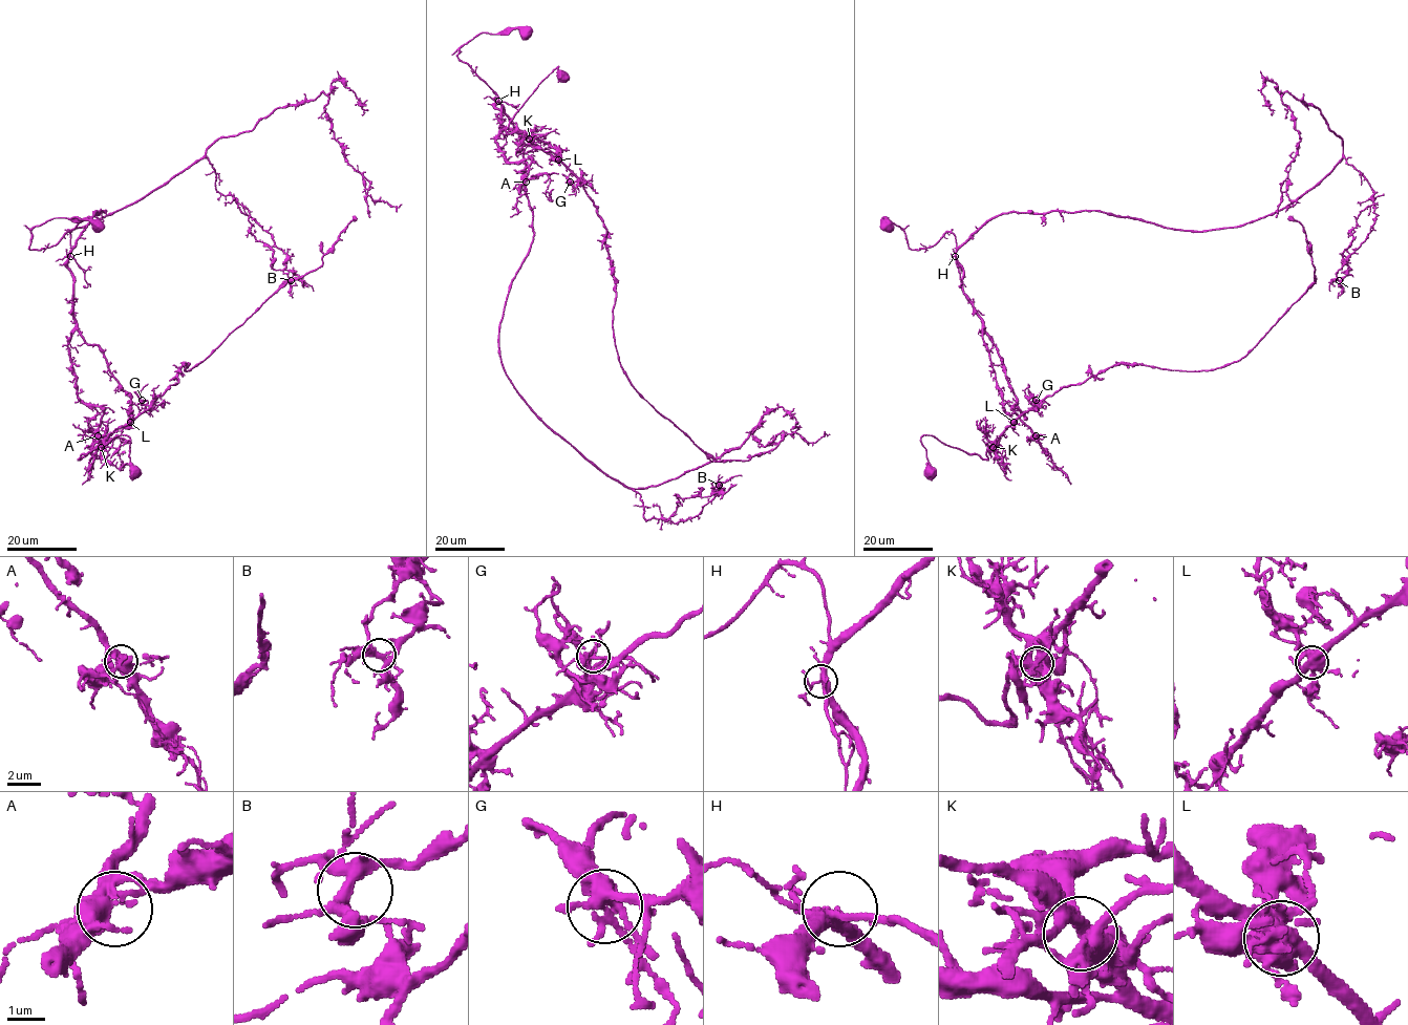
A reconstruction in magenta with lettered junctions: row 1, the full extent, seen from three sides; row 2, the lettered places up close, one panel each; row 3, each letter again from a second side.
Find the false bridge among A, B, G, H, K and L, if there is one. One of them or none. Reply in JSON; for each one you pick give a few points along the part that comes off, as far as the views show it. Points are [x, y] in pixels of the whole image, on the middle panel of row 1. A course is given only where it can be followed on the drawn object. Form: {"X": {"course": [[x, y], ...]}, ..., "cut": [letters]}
{"L": {"course": [[558, 159], [577, 177], [605, 231], [615, 346], [634, 388], [716, 461], [748, 461], [773, 449], [785, 433]]}, "cut": ["L"]}

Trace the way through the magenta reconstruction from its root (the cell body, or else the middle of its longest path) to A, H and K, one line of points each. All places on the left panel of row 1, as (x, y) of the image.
A: (98, 222), (52, 217), (29, 244), (70, 234), (68, 355), (78, 397), (102, 415), (98, 435)
H: (98, 222), (78, 217), (52, 217), (32, 230), (29, 249), (38, 250), (55, 246), (68, 232), (70, 256)
K: (98, 222), (50, 218), (32, 230), (29, 249), (69, 233), (78, 332), (130, 398), (128, 423), (101, 447)

